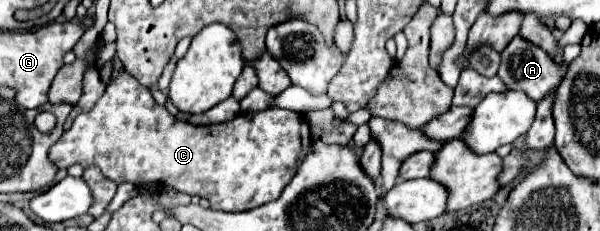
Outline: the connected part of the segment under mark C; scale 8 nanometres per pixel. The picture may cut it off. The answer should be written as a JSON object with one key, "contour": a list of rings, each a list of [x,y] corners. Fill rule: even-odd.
{"contour":[[[124,70],[106,86],[106,92],[102,94],[102,98],[96,102],[96,106],[86,112],[86,114],[80,114],[72,128],[66,130],[62,134],[62,138],[50,148],[48,152],[48,158],[58,166],[58,168],[70,168],[72,164],[80,164],[82,168],[88,168],[88,166],[98,166],[102,170],[102,174],[106,178],[110,178],[112,182],[116,184],[122,184],[122,182],[130,182],[130,184],[150,184],[150,186],[172,186],[176,188],[178,192],[184,192],[184,194],[190,194],[190,196],[198,196],[198,198],[206,198],[210,202],[210,208],[212,210],[230,210],[230,212],[242,212],[242,210],[252,210],[252,208],[258,208],[270,200],[276,200],[280,194],[282,194],[282,188],[294,178],[294,172],[298,172],[298,164],[302,162],[302,158],[306,156],[308,148],[312,144],[312,136],[310,136],[310,128],[308,128],[308,122],[302,114],[298,112],[292,112],[292,110],[280,110],[280,108],[270,108],[270,110],[264,110],[264,112],[246,112],[246,114],[238,114],[234,120],[230,122],[222,122],[222,124],[214,124],[214,126],[194,126],[194,124],[188,124],[188,122],[182,122],[182,120],[176,120],[174,116],[168,114],[168,110],[164,106],[158,106],[150,94],[150,90],[142,84],[138,84],[130,74],[126,74]]]}

